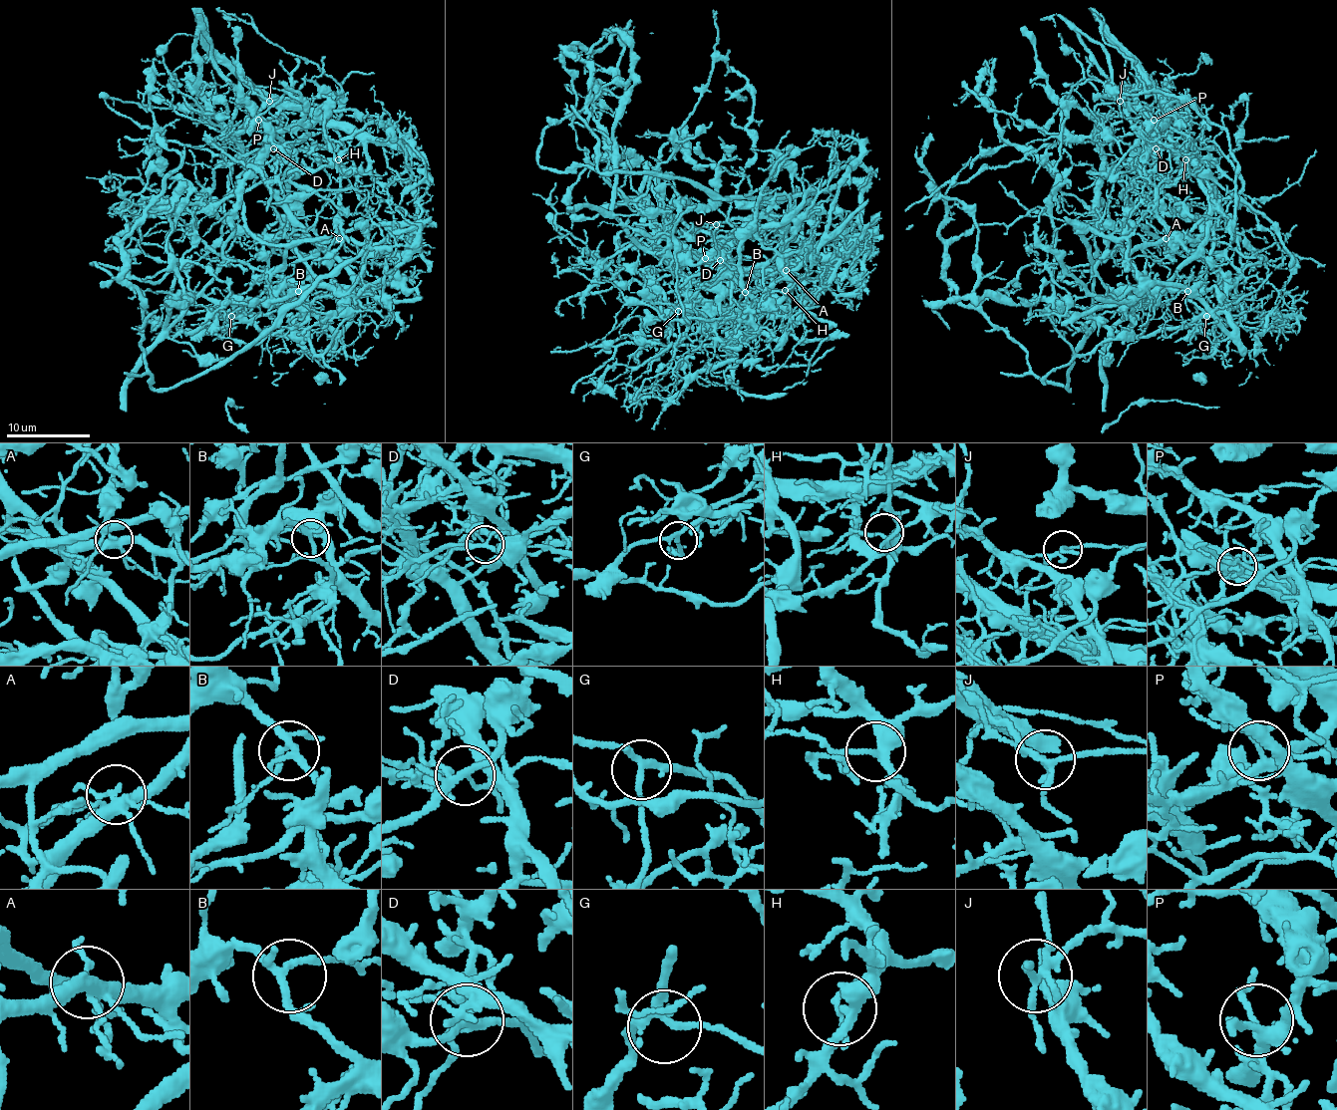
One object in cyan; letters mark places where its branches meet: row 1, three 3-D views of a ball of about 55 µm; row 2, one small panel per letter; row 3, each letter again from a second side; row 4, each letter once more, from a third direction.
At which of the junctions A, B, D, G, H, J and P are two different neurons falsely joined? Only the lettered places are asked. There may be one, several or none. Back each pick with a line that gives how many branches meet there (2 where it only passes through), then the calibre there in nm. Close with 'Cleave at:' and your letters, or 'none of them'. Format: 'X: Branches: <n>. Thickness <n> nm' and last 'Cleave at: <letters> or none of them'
A: Branches: 6. Thickness 340 nm
D: Branches: 5. Thickness 200 nm
J: Branches: 4. Thickness 180 nm
Cleave at: A, D, J

